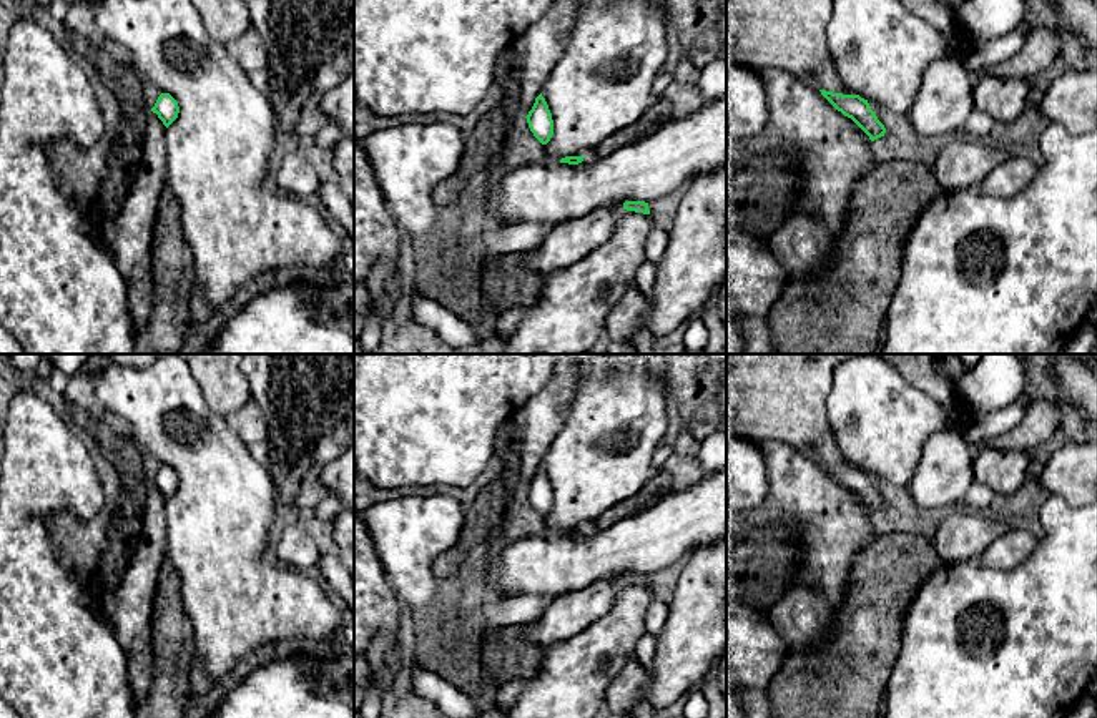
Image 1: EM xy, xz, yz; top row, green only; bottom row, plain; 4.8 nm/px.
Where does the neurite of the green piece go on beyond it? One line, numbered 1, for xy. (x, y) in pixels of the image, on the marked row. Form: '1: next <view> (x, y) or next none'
1: next none

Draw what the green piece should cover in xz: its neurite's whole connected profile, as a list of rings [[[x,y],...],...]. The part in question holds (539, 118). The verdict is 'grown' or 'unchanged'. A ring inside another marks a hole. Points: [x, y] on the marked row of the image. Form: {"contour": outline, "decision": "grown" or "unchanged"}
{"contour": [[[542,93],[535,98],[534,106],[525,118],[534,136],[542,145],[547,145],[553,135],[553,120]]], "decision": "unchanged"}

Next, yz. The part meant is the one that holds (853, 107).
{"contour": [[[819,90],[821,95],[844,116],[851,118],[871,141],[884,136],[886,128],[871,110],[868,100],[859,95],[843,95]]], "decision": "unchanged"}

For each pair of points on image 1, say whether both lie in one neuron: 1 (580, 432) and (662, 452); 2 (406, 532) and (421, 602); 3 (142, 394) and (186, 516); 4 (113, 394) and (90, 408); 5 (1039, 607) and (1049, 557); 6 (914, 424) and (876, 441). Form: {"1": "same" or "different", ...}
{"1": "different", "2": "same", "3": "same", "4": "different", "5": "same", "6": "same"}

